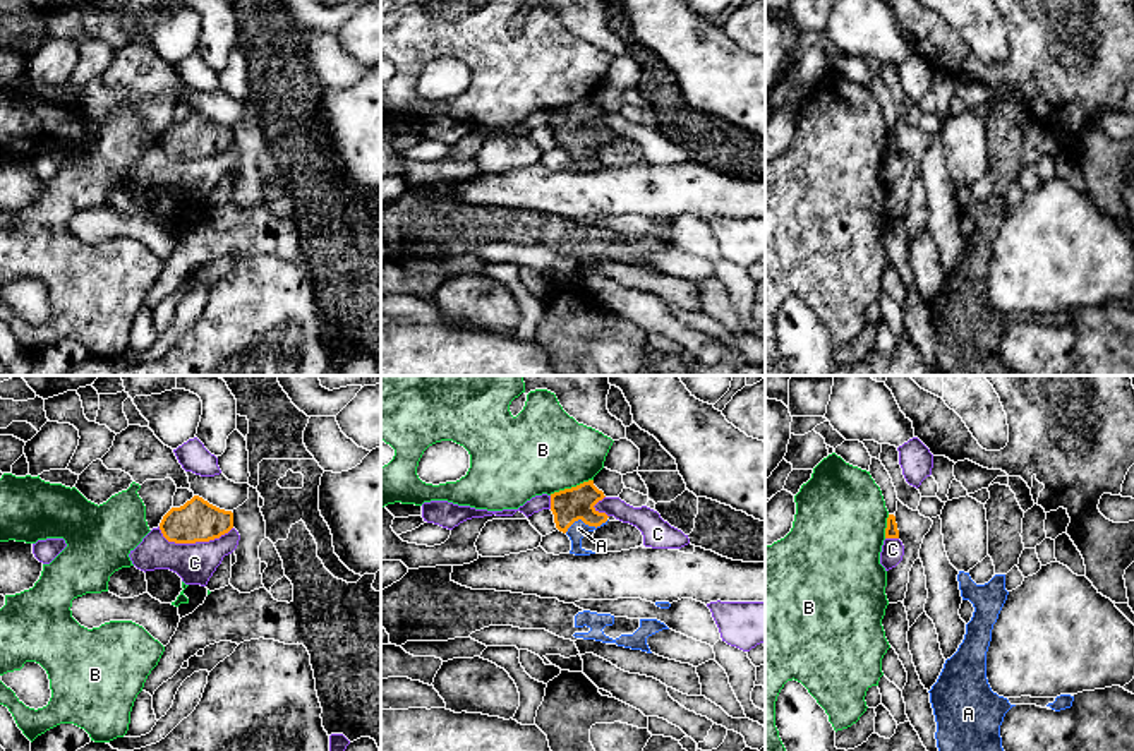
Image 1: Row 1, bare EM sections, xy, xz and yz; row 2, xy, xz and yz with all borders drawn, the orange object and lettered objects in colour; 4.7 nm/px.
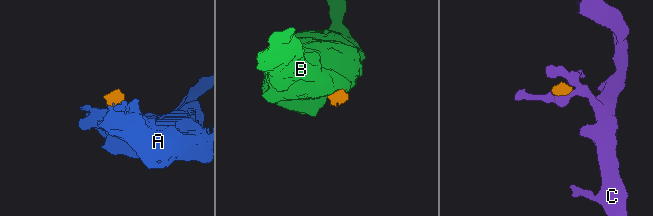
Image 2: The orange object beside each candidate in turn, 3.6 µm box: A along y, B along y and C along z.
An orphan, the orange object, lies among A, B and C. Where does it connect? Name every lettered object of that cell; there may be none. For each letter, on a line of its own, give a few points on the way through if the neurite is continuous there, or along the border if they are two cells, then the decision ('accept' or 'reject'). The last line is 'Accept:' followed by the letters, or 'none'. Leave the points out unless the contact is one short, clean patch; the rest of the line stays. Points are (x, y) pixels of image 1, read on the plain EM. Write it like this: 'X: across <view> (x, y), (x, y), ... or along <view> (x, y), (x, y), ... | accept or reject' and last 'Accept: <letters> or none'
A: across xz (577, 119), (577, 131), (585, 139), (579, 144) | accept
B: along xz (592, 95), (549, 110) | reject
C: along xy (232, 143), (218, 153), (194, 158), (170, 158), (158, 144) | reject
Accept: A

